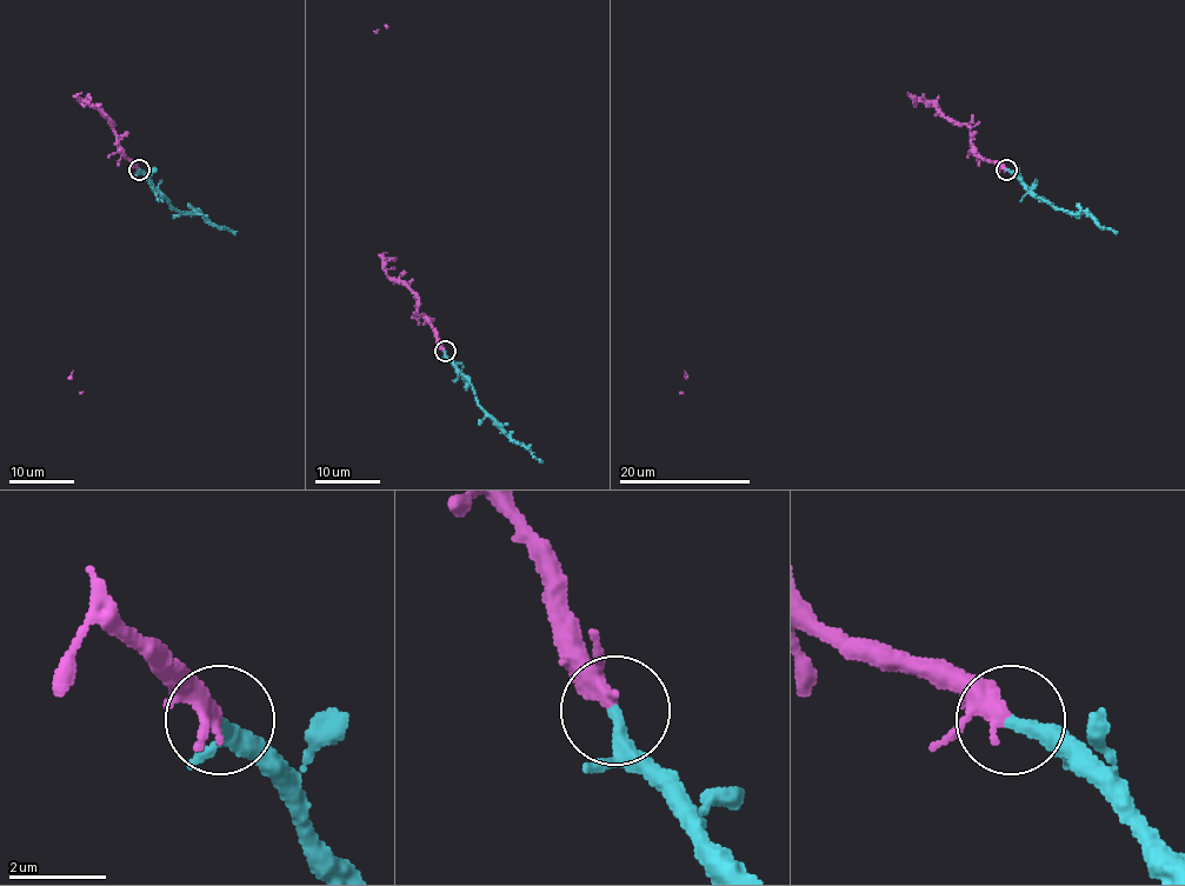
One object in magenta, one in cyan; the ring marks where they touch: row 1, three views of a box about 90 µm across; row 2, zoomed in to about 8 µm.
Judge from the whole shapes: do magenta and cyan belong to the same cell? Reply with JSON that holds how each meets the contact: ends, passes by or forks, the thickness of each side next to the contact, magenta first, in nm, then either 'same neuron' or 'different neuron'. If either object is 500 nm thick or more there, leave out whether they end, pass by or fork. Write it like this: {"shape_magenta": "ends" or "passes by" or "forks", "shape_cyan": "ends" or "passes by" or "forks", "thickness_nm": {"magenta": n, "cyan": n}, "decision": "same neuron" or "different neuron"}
{"shape_magenta": "passes by", "shape_cyan": "passes by", "thickness_nm": {"magenta": 320, "cyan": 220}, "decision": "same neuron"}

